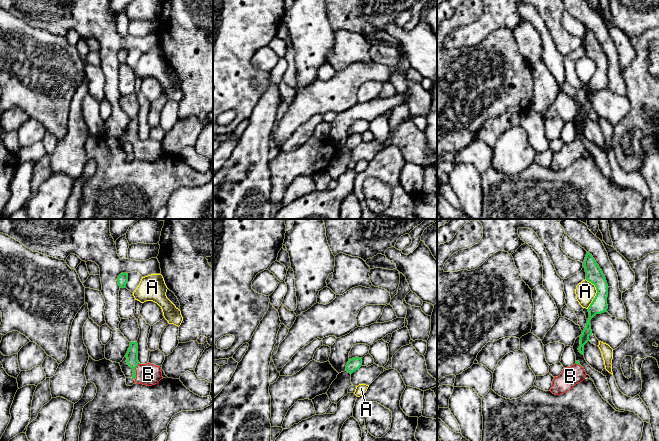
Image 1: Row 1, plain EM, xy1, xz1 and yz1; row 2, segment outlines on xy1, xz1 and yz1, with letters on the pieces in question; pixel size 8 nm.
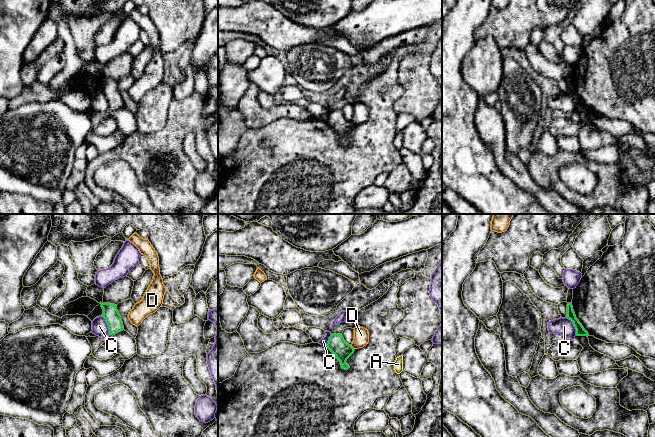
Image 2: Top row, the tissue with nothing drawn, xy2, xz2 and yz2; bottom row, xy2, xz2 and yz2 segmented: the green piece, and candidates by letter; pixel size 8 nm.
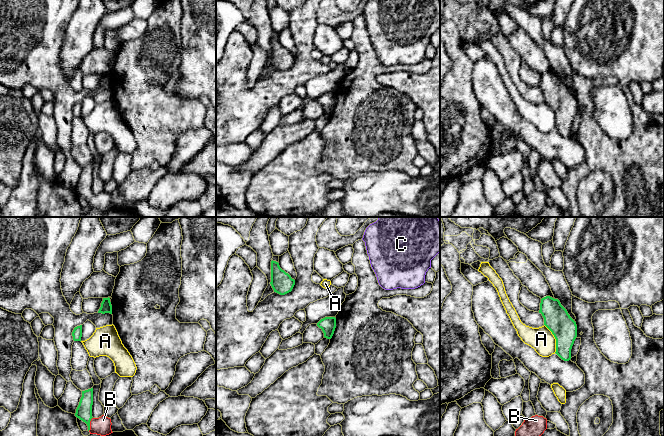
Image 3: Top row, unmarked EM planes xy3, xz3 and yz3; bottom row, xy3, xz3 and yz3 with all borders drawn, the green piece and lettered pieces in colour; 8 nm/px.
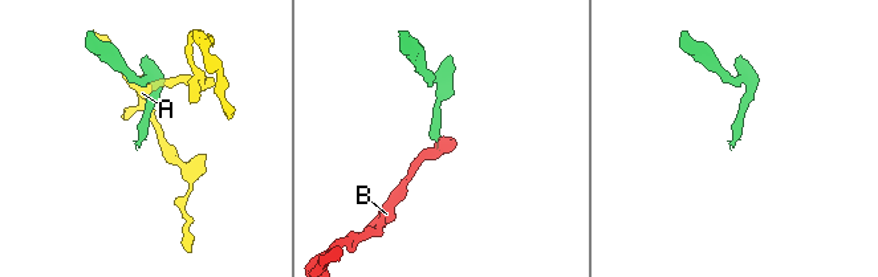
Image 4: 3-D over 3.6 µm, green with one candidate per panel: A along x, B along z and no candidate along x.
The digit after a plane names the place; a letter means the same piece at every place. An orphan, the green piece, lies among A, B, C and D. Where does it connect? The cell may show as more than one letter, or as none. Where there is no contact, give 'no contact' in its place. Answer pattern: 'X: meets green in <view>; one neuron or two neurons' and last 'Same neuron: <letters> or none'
A: meets green in yz1; two neurons
B: meets green in xy1; one neuron
C: meets green in yz2; two neurons
D: meets green in xz2; two neurons
Same neuron: B

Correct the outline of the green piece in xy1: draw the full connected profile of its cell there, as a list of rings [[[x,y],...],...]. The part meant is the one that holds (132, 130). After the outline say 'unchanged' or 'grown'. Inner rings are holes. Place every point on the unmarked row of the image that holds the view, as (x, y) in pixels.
[[[130,118],[130,123],[125,131],[127,140],[133,146],[133,154],[136,160],[152,162],[157,160],[162,153],[160,142],[154,140],[140,140],[138,137],[138,120]]]; grown

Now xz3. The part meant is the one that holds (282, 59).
[[[271,37],[271,58],[270,58],[274,68],[285,71],[292,67],[295,56],[291,52],[282,46],[279,39],[276,37]]]; unchanged

